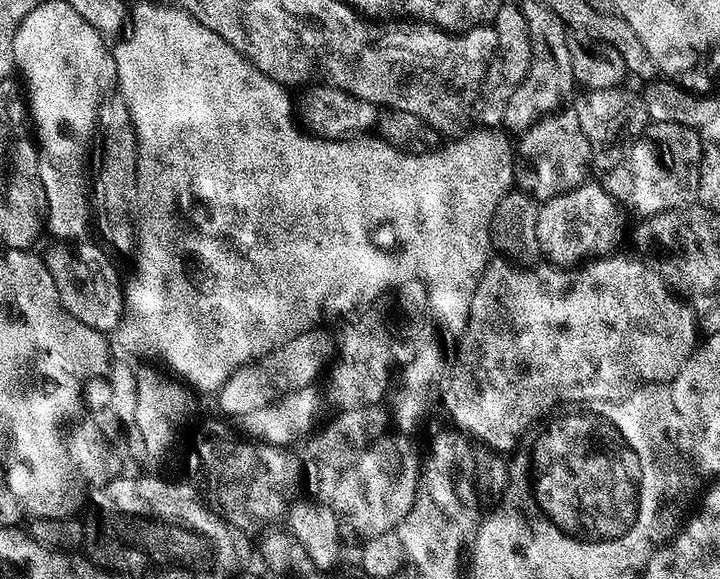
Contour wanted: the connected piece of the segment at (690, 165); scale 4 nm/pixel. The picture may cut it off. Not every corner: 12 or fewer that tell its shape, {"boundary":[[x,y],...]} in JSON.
{"boundary":[[653,123],[602,177],[640,218],[700,195],[695,128]]}

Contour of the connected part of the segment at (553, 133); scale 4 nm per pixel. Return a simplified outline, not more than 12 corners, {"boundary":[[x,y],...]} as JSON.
{"boundary":[[575,111],[543,116],[514,148],[514,184],[549,200],[589,179]]}

